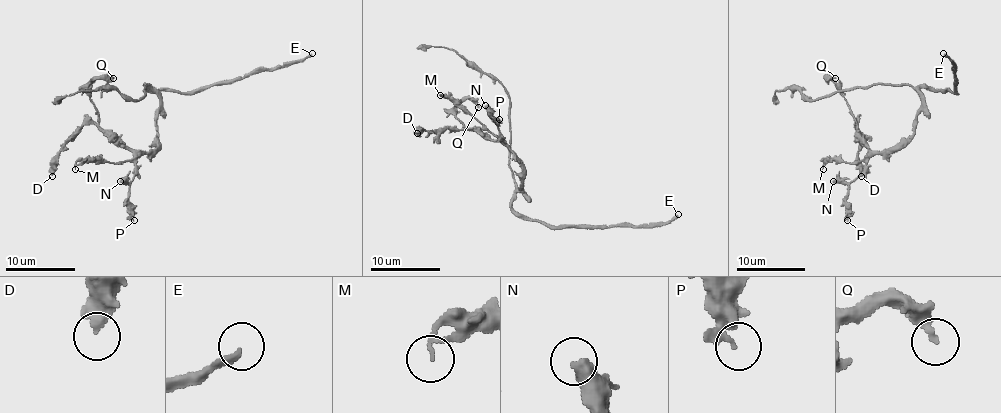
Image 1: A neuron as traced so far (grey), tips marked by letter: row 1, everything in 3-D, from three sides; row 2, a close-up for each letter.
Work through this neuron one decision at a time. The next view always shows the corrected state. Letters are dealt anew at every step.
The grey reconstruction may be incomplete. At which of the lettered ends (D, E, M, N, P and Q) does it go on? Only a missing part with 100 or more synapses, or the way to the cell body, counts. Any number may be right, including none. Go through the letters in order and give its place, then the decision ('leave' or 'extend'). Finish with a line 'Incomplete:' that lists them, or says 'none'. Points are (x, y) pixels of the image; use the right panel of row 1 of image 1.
D: at (861, 176); leave
E: at (943, 53); extend
M: at (823, 169); leave
N: at (833, 181); leave
P: at (847, 220); leave
Q: at (835, 78); leave
Incomplete: E

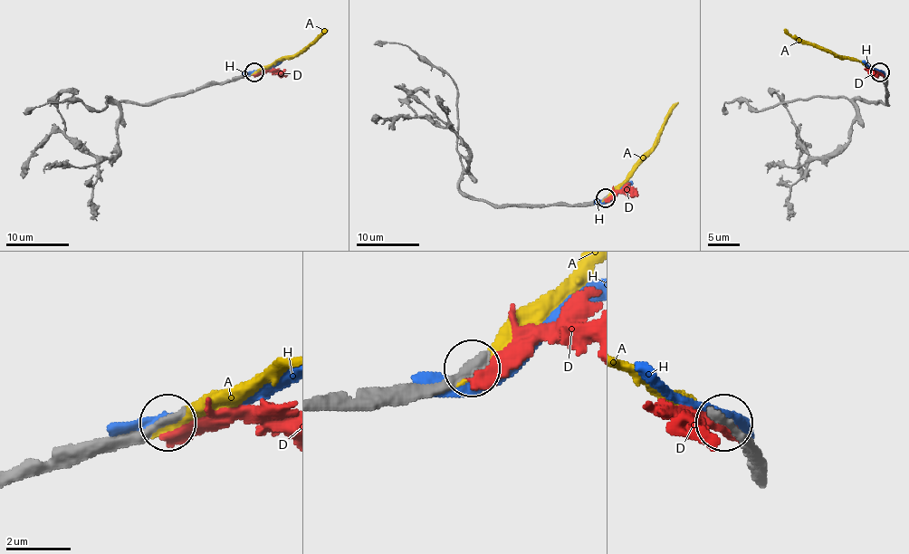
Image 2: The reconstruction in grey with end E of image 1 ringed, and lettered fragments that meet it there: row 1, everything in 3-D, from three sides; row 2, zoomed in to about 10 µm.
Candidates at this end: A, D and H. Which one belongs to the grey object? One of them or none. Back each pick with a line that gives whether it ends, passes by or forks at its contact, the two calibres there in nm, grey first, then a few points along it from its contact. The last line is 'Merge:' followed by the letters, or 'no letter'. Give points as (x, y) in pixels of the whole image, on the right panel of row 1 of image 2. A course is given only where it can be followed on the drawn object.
A: it ends; calibres 360 and 400 nm; course (879, 71), (868, 69), (858, 61), (835, 58), (827, 52), (798, 42), (783, 29)
Merge: A

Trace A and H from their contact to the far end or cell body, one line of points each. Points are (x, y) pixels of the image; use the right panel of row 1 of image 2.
A: (879, 71), (868, 69), (858, 61), (835, 58), (827, 52), (798, 42), (783, 29)
H: (882, 73), (862, 62)

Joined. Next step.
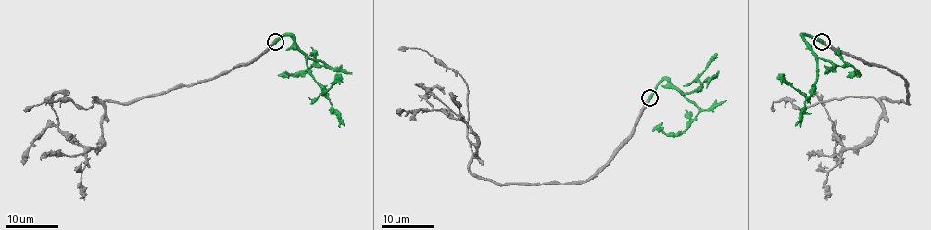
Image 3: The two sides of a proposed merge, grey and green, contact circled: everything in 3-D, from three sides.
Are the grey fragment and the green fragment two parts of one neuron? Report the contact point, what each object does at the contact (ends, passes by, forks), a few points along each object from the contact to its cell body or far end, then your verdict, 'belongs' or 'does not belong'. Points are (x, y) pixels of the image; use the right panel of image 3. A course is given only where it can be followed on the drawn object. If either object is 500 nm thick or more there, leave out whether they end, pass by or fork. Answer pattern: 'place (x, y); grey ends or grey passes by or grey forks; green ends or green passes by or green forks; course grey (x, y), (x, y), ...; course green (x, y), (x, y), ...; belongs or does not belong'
place (822, 42); course grey (823, 42), (904, 79), (908, 102), (882, 99), (877, 131), (845, 146), (826, 108), (811, 93), (817, 92); course green (821, 42), (807, 35), (803, 37), (805, 44), (816, 55), (816, 82), (810, 95), (798, 93), (776, 76); belongs

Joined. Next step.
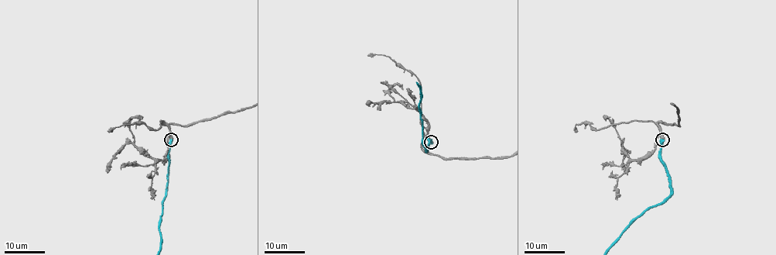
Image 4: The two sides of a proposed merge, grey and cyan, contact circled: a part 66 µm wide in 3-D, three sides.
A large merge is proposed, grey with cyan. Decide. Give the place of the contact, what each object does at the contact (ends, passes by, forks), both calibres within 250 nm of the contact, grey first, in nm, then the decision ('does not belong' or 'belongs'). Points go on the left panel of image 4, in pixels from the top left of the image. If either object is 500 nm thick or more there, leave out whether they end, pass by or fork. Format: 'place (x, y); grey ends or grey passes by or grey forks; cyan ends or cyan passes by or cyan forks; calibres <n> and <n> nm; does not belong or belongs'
place (171, 139); calibres 600 and 650 nm; belongs

